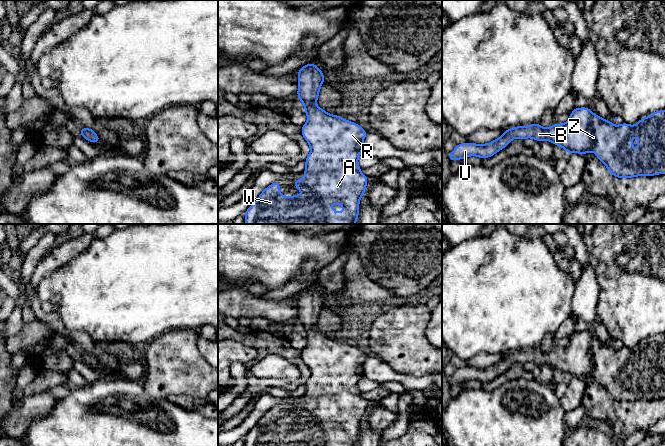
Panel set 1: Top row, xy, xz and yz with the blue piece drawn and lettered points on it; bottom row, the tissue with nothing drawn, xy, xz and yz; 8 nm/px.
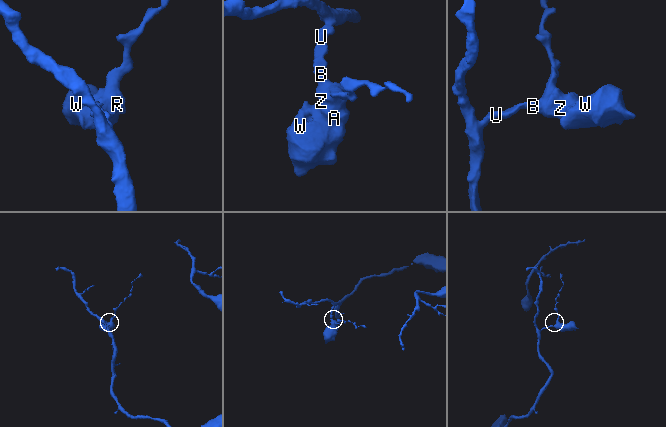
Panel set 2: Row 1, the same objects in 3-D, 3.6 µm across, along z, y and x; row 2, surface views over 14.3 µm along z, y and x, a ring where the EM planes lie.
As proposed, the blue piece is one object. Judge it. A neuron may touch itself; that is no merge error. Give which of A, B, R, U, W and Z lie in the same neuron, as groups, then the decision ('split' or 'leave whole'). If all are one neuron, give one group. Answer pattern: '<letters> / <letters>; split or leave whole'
A B R U W Z; leave whole

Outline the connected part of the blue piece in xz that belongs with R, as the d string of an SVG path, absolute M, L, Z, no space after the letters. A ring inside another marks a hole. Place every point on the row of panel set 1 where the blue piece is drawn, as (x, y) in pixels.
M312 63L302 66L297 78L297 96L308 117L301 127L301 133L311 151L305 160L303 172L306 176L294 181L293 185L307 195L282 196L280 182L275 181L261 192L243 214L245 224L355 224L358 221L360 199L365 194L369 178L361 173L357 162L363 153L363 141L368 132L356 122L328 114L325 109L317 106L319 91L325 79L318 66ZM334 203L346 211L331 209L330 205Z

